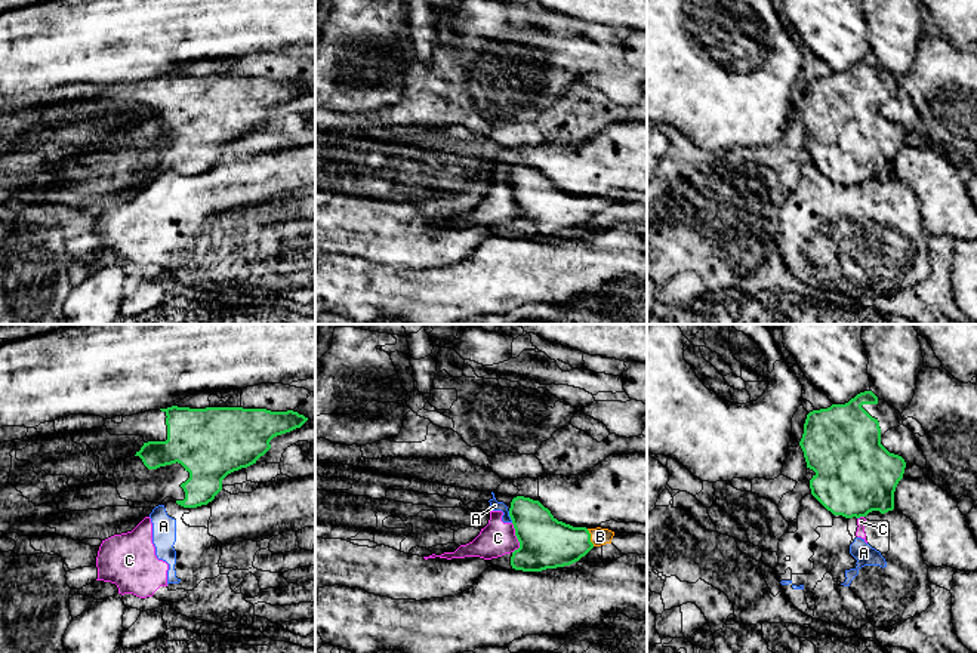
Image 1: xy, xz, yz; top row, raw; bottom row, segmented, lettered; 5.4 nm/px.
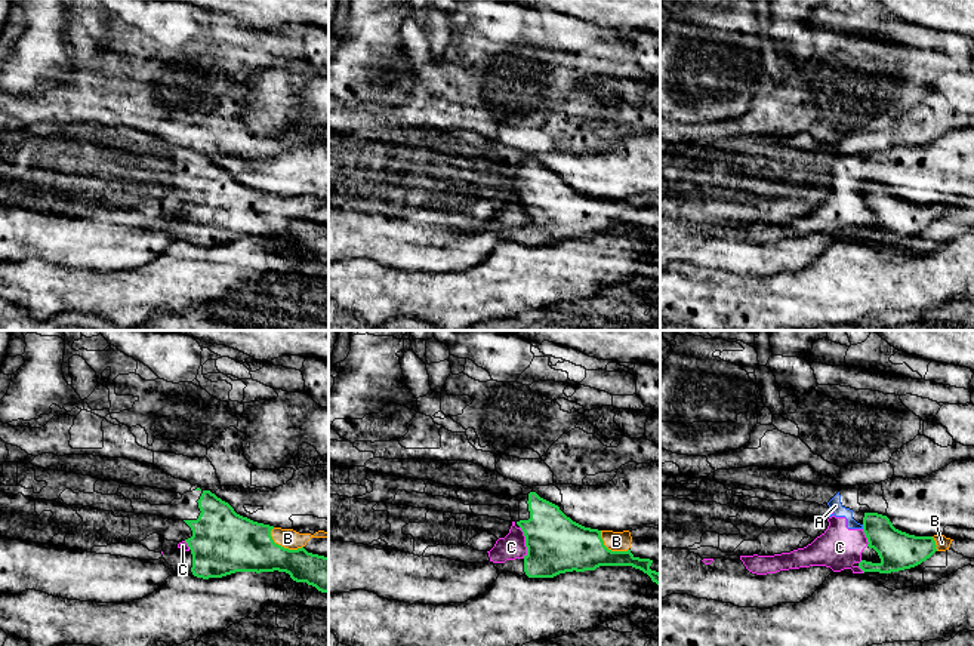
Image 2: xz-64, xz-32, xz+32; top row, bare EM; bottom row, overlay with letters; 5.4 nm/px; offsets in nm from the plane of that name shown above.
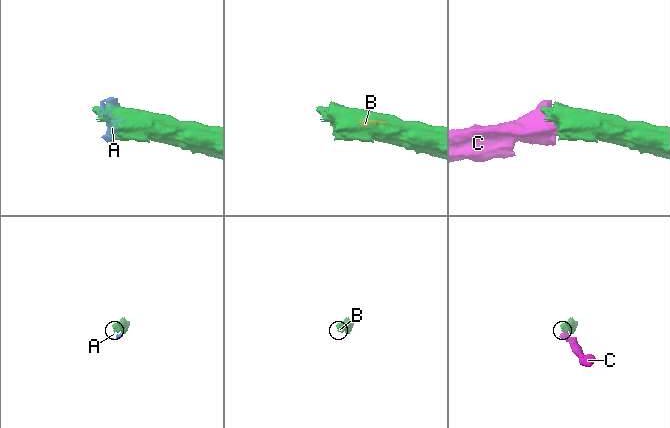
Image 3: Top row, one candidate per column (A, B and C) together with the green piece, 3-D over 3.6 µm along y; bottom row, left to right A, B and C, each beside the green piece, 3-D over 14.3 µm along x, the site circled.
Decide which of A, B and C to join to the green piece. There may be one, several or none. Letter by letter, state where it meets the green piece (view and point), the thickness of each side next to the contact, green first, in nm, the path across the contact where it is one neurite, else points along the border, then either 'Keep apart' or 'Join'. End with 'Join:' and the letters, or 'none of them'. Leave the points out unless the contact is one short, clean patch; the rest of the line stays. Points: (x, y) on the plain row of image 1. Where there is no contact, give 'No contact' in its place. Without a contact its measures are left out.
A: Touches green at xz (509, 184). Thickness 280 nm (green) against 60 nm. Boundary: xz (508, 179), (512, 190). Keep apart
B: Touches green at xz (589, 206). Thickness 280 nm (green) against 100 nm. Join
C: Touches green at xz (517, 206). Thickness 280 nm (green) against 190 nm. Boundary: xz (511, 191), (518, 211), (512, 221). Keep apart
Join: B

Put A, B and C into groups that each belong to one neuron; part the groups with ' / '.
A C / B

